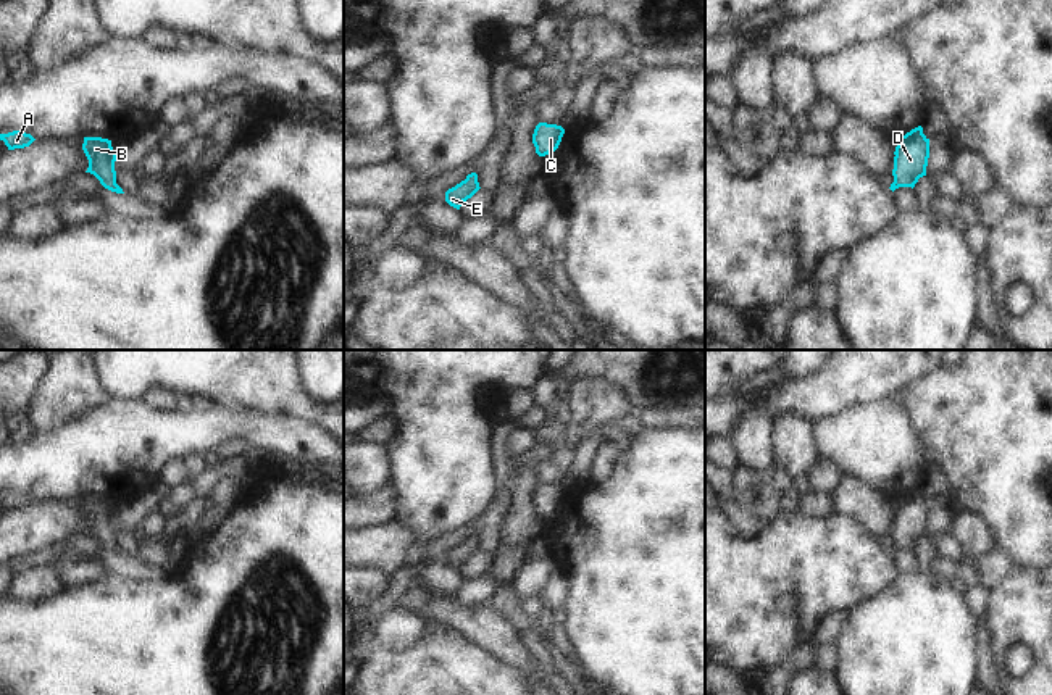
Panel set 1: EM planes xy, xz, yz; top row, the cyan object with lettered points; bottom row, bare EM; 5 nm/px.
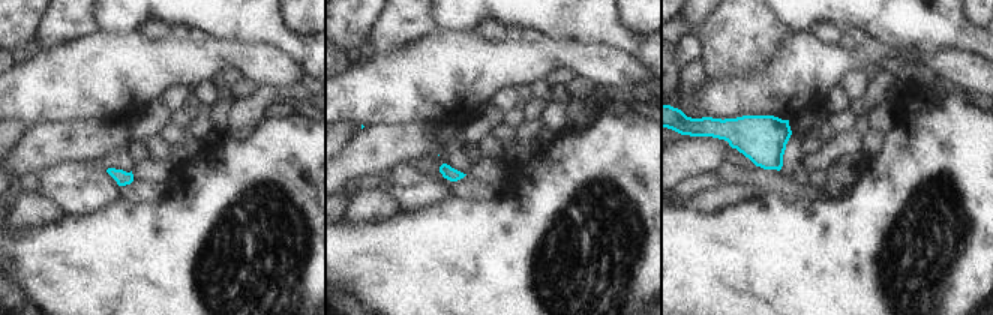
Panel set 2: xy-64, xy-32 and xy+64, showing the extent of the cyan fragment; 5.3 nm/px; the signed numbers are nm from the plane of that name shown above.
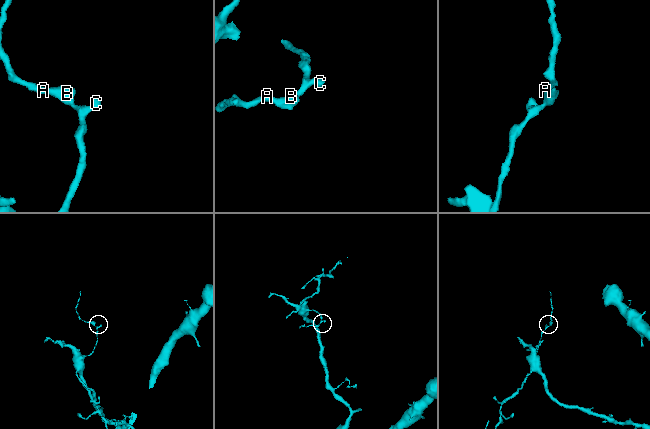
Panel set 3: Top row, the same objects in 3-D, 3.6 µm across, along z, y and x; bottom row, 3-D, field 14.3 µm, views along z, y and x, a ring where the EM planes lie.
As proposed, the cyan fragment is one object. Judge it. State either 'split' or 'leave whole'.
leave whole

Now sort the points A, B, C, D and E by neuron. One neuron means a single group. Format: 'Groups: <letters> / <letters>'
Groups: A B C D E.

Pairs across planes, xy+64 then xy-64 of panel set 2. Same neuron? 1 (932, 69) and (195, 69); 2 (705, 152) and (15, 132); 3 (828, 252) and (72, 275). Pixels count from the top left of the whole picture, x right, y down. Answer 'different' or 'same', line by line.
1: same
2: different
3: same

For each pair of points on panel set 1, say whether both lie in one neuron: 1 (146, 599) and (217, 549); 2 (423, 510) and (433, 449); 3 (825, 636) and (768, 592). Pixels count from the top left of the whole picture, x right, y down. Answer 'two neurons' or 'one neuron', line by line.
1: one neuron
2: one neuron
3: two neurons

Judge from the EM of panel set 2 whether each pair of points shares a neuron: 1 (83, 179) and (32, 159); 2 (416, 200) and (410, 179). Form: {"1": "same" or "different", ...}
{"1": "different", "2": "same"}

